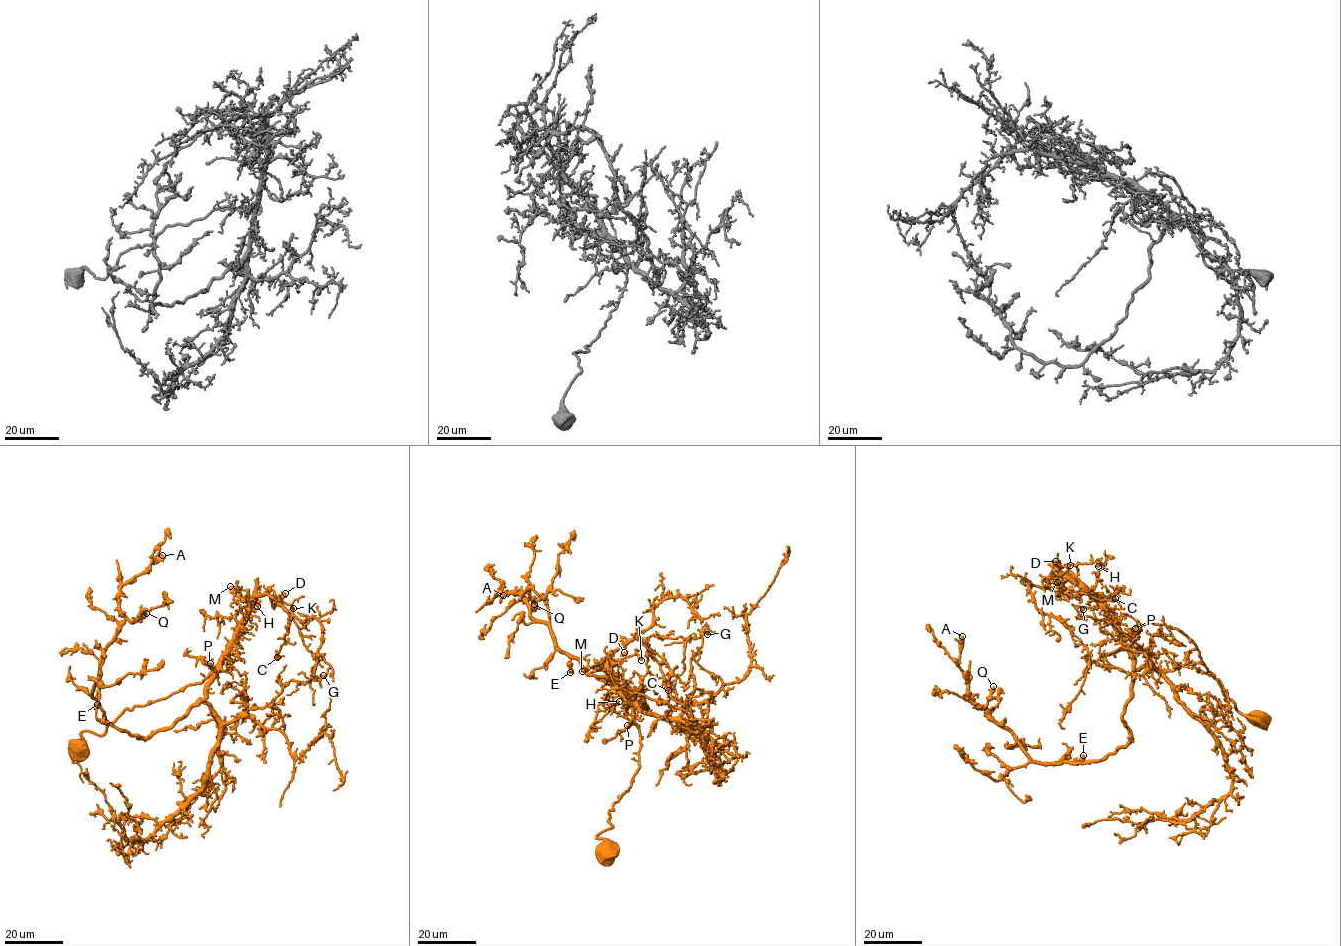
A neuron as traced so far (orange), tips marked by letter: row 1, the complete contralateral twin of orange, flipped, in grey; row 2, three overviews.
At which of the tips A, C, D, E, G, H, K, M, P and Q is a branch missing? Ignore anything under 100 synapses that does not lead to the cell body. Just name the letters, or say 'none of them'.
none of them

